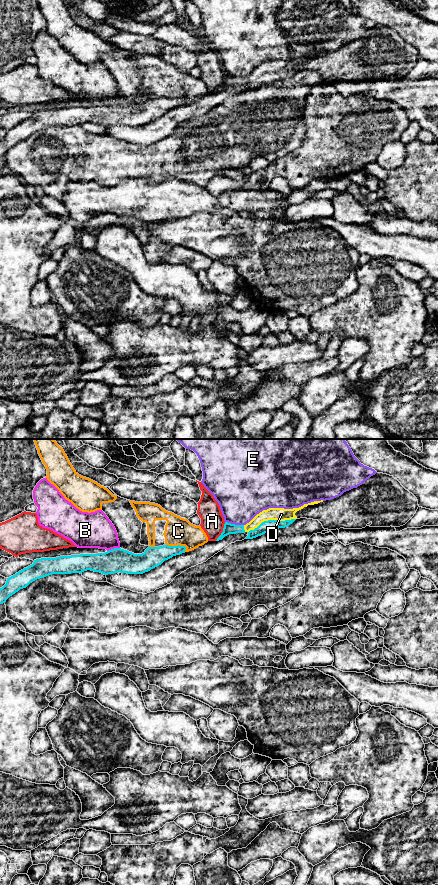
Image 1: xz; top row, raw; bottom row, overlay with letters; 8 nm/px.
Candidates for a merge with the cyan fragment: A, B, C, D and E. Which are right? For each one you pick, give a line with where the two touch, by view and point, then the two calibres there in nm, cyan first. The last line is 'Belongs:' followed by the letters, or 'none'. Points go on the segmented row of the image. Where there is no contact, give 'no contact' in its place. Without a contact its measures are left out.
D: contact xz (271, 520); calibres 100 and 100 nm
Belongs: D

